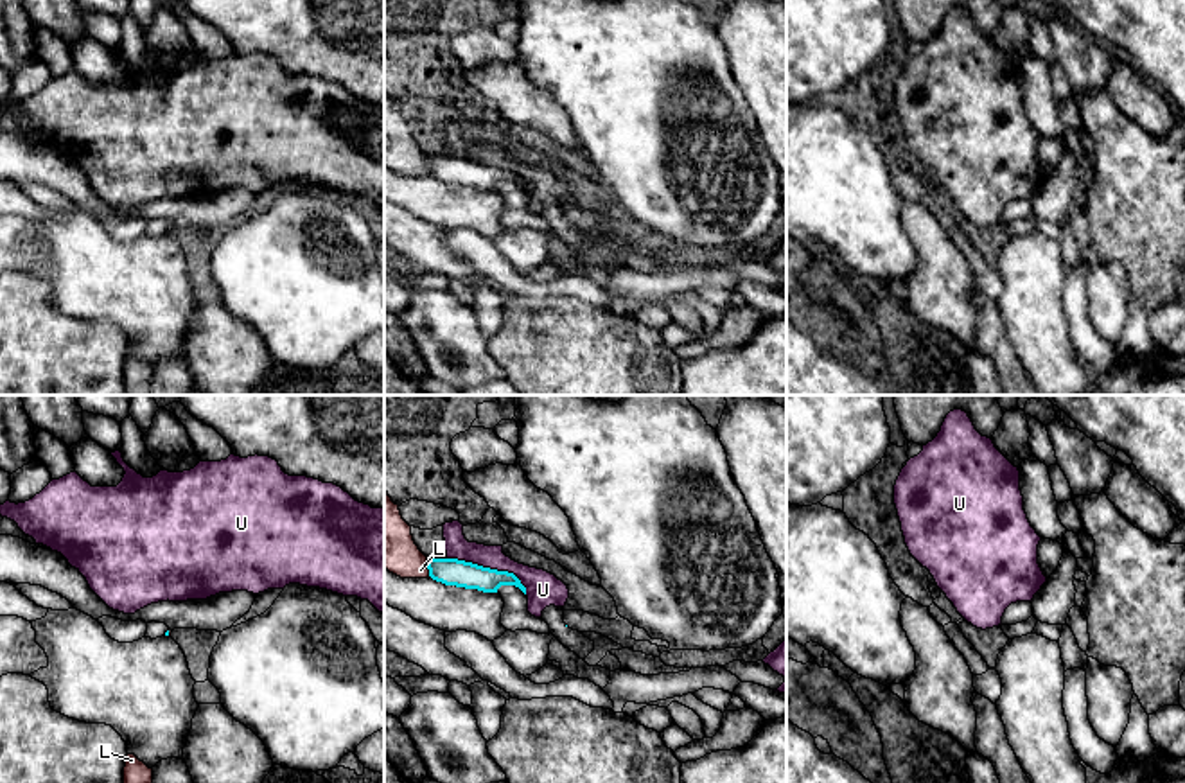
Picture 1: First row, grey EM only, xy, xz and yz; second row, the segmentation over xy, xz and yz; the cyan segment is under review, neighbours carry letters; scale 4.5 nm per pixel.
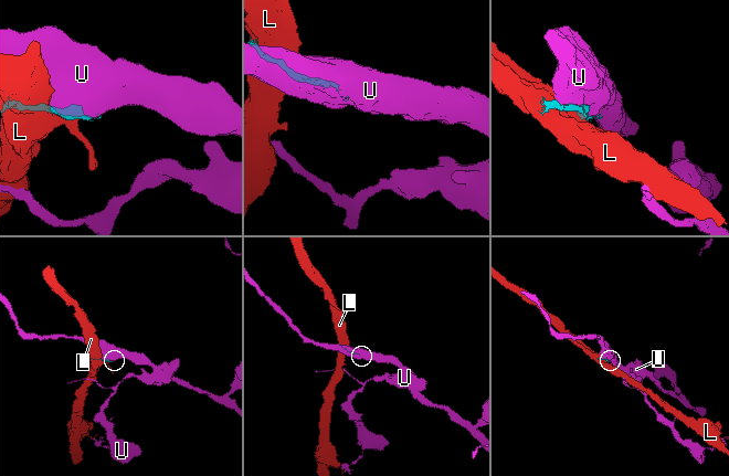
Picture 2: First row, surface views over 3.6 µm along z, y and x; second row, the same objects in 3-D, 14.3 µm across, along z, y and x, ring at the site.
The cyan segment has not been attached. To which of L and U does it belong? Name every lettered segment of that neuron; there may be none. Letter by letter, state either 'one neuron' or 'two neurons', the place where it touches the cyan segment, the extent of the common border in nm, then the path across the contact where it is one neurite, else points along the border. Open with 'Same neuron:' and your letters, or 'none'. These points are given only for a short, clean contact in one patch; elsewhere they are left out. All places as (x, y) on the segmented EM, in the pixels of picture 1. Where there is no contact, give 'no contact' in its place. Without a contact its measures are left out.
Same neuron: none
L: two neurons; meets cyan in xz at (428, 566); contact 90 nm long
U: two neurons; meets cyan in xz at (489, 568); contact 400 nm long

